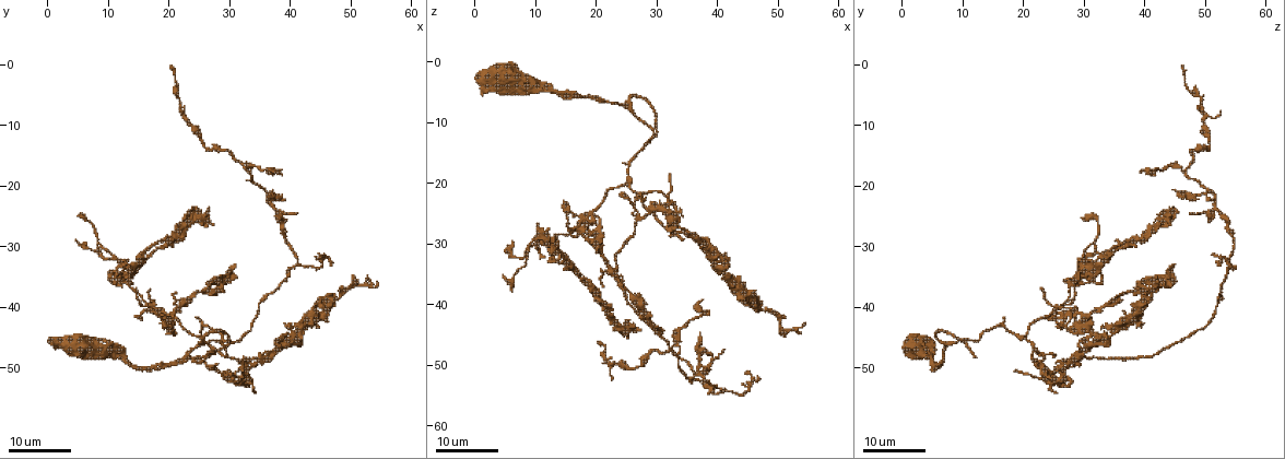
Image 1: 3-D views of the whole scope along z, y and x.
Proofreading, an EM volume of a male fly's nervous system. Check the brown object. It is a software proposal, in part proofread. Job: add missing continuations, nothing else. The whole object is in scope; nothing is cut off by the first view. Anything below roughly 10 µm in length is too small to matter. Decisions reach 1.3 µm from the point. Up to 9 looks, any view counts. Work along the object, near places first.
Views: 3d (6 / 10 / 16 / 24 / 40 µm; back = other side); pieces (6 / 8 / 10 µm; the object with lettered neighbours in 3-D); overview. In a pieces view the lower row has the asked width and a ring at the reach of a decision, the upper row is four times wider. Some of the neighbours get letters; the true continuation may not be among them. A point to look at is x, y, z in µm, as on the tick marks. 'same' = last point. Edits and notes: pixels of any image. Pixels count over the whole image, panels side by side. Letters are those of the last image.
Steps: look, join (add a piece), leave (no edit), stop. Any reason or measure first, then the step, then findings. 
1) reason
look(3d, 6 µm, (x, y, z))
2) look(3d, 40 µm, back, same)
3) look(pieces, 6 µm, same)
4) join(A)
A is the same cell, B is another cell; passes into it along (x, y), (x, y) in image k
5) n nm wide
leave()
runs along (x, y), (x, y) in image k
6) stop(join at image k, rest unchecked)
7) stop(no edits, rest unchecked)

end of a long branch
look(3d, 16 µm, (31.0, 33.0, 45.0))

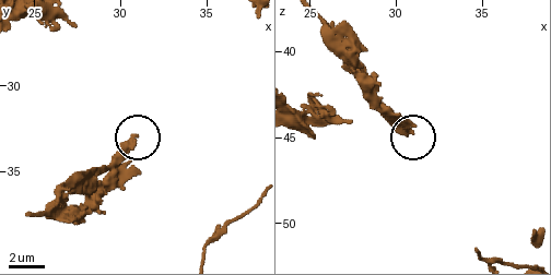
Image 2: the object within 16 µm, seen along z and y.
what lies round it
look(pieces, 10 µm, (30.7, 33.0, 44.6))

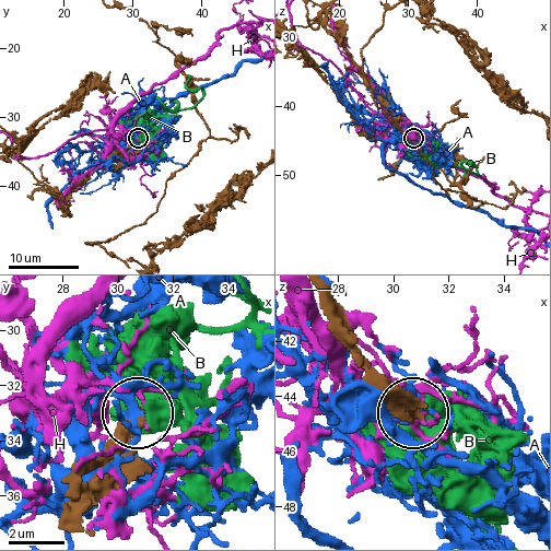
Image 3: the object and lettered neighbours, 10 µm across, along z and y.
leave()
A, B and H are other cells; no lettered piece goes on from it

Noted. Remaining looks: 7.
look(3d, 16 µm, (32.5, 50.5, 18.5))

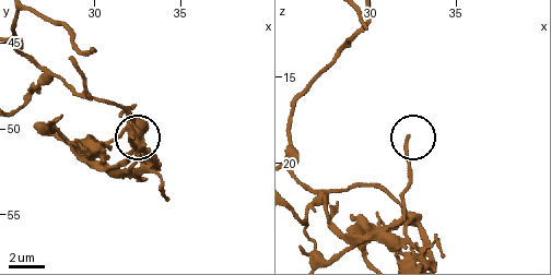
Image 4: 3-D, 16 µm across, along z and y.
what lies round it
look(pieces, 8 µm, (32.1, 50.4, 18.6))

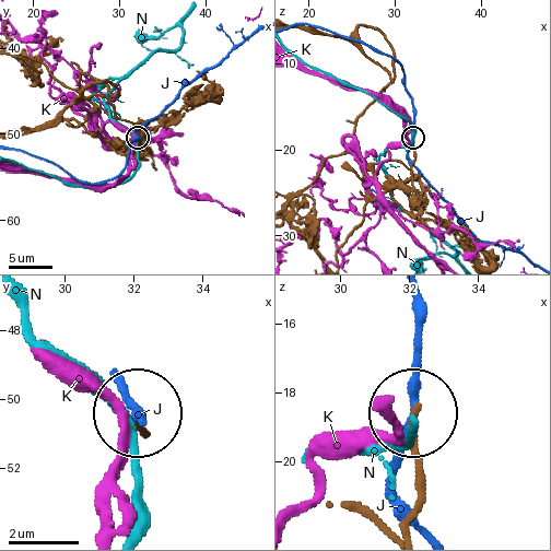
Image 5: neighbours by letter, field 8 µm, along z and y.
leave()
J, K and N are other cells; no lettered piece goes on from it

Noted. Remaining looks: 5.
branch stops here
look(3d, 16 µm, (27.5, 49.5, 22.0))

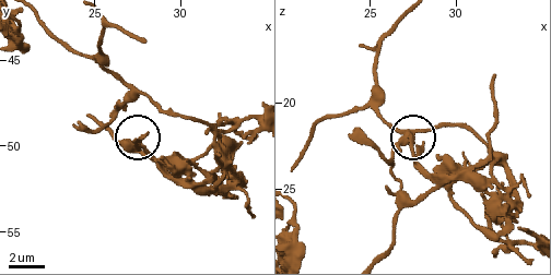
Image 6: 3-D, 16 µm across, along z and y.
look(pieces, 10 µm, (27.3, 49.6, 22.0))

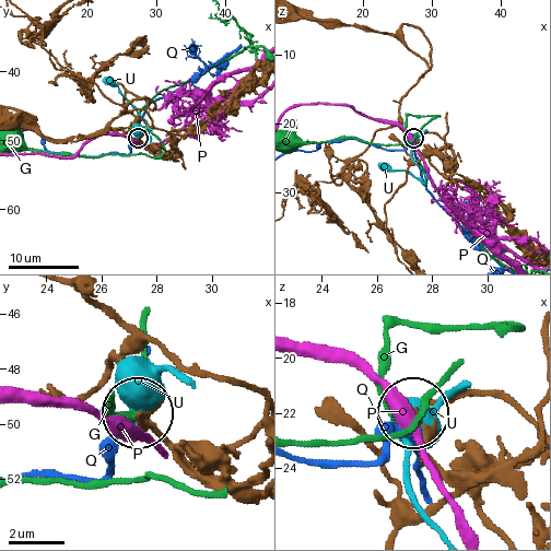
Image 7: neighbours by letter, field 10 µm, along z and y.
leave()
G, P, Q and U are other cells; no lettered piece goes on from it

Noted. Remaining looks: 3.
look(3d, 24 µm, (20.0, 0.5, 46.0))

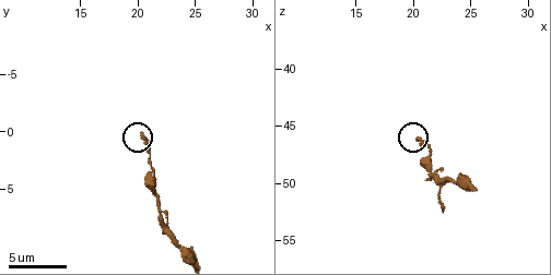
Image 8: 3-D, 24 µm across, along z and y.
look(pieces, 8 µm, (20.4, 0.2, 46.0))

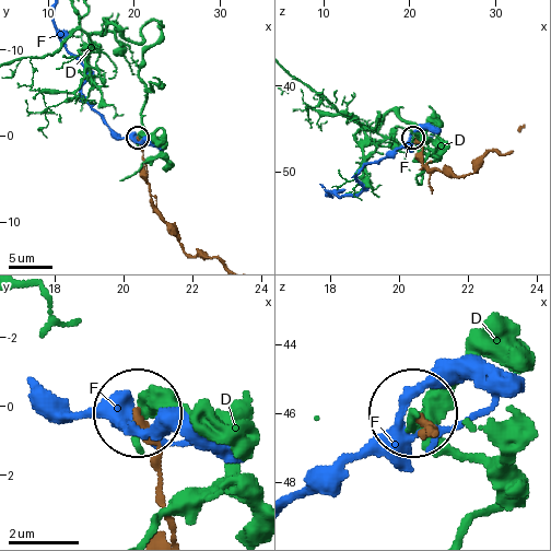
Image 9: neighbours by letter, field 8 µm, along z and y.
leave()
D and F are other cells; runs along (170, 525), (157, 499), (157, 445), (143, 413) in image 9; no lettered piece goes on from it

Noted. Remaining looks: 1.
stop(no edits, rest unchecked)

